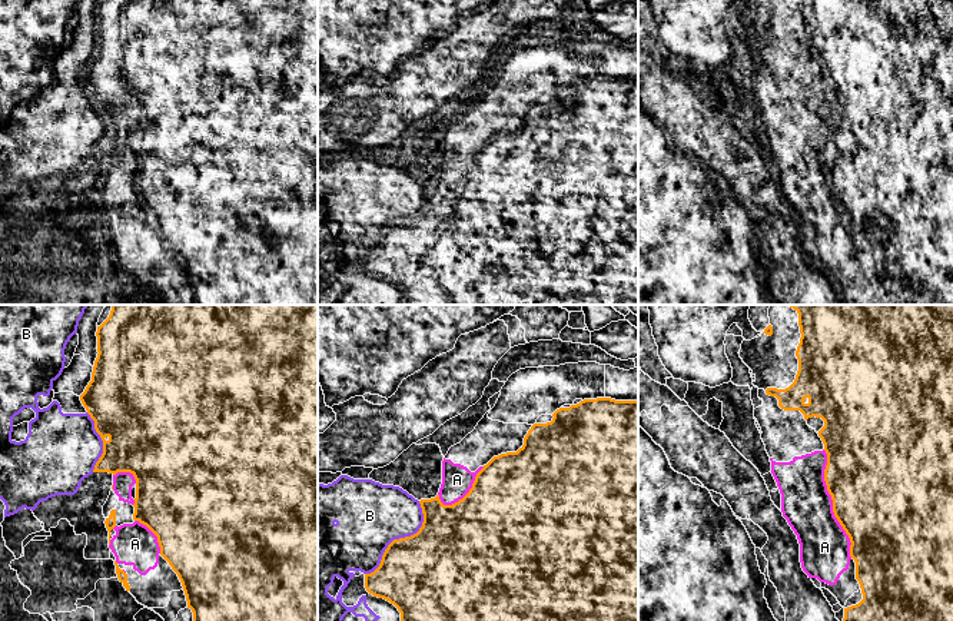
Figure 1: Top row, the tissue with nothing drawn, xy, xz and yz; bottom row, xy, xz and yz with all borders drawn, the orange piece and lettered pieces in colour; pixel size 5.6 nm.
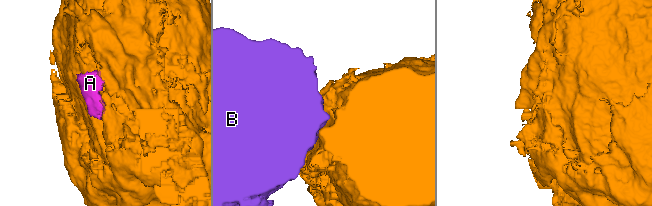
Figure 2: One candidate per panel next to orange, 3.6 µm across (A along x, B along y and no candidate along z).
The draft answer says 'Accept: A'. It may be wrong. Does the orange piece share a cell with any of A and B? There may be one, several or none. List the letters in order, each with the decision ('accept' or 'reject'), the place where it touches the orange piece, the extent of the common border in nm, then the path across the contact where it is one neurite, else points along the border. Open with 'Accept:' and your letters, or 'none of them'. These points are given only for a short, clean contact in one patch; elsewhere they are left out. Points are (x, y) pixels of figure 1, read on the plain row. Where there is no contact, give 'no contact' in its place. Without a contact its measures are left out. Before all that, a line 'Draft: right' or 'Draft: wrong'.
Draft: right
Accept: A
A: accept | yz (833, 183) | 650 nm
B: reject | xz (401, 218) | 500 nm

